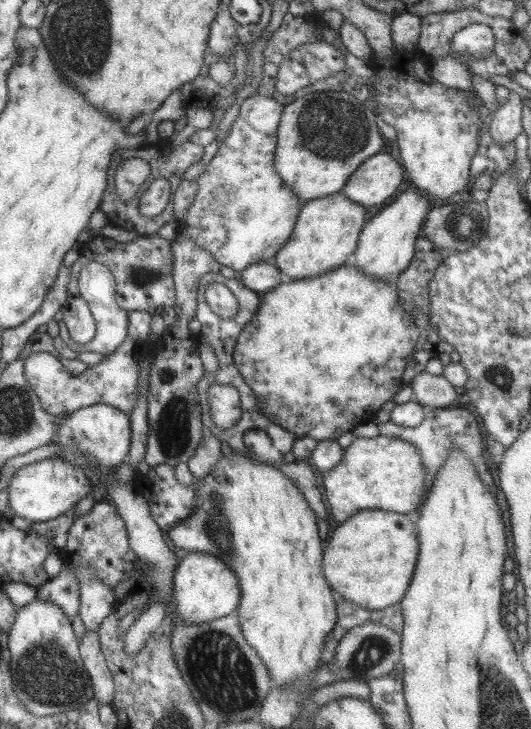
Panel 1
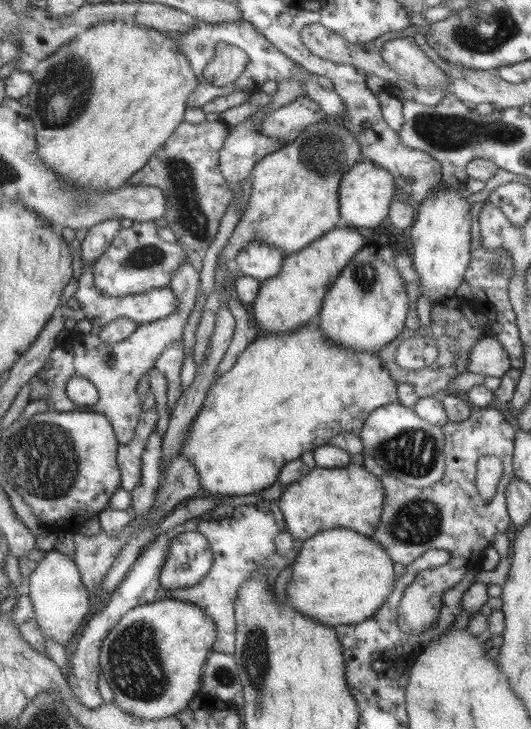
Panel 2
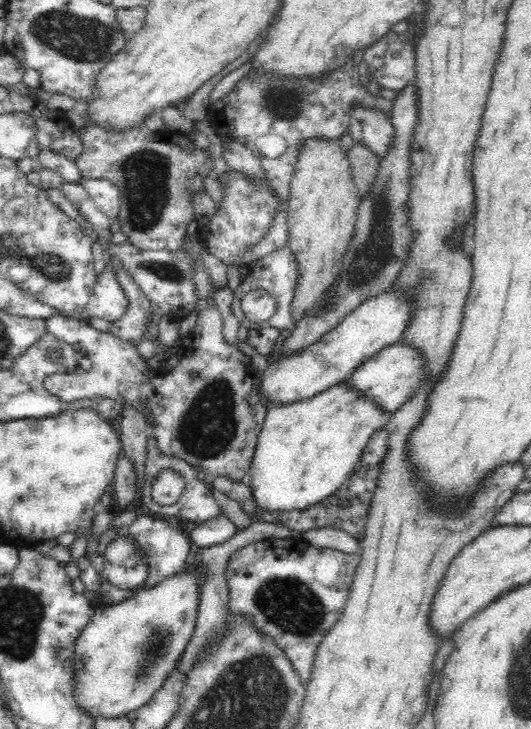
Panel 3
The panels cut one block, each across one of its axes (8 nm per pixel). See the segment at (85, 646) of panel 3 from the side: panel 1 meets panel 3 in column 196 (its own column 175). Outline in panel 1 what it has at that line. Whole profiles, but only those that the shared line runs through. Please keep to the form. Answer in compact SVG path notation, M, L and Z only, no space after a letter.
M190 551L174 568L171 583L170 608L166 609L171 618L171 629L175 621L193 624L213 621L235 612L239 604L240 592L235 574L219 557L209 553Z

